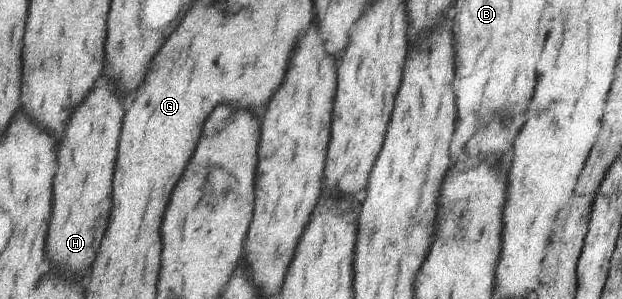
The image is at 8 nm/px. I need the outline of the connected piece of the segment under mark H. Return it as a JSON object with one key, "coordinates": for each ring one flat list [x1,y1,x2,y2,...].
{"coordinates":[[114,83,98,85,92,89,92,93,86,97,86,101,74,111,64,139,58,149,60,157,60,169,58,169,58,179,54,187,54,219,50,225,50,243,48,243,48,253,52,259,58,259,62,267,70,273,84,273,94,261,100,251,102,237,108,227,108,217,110,217,110,207,112,207,112,175,116,169,116,157,118,157,118,143,120,143,120,131,124,123,124,97,120,93,110,93,118,89]]}

